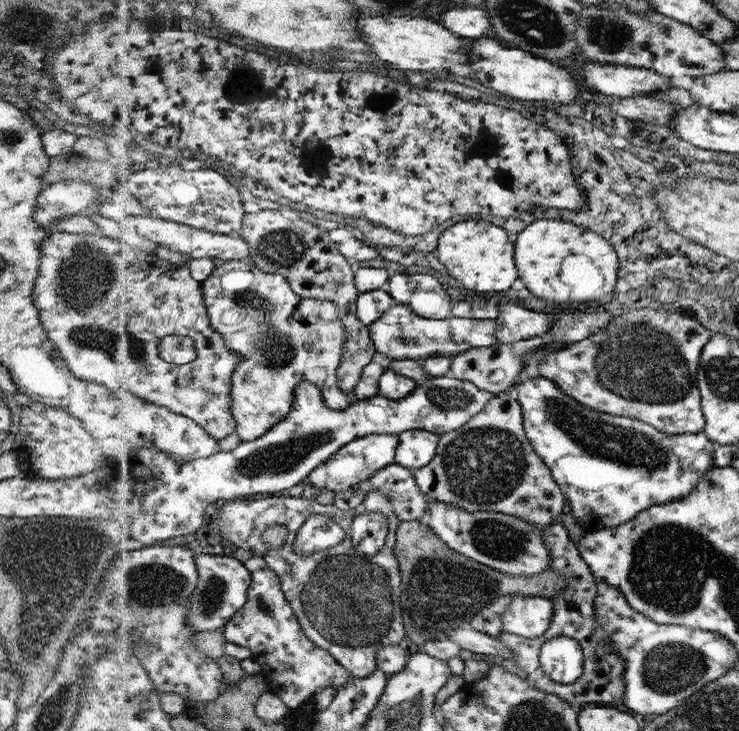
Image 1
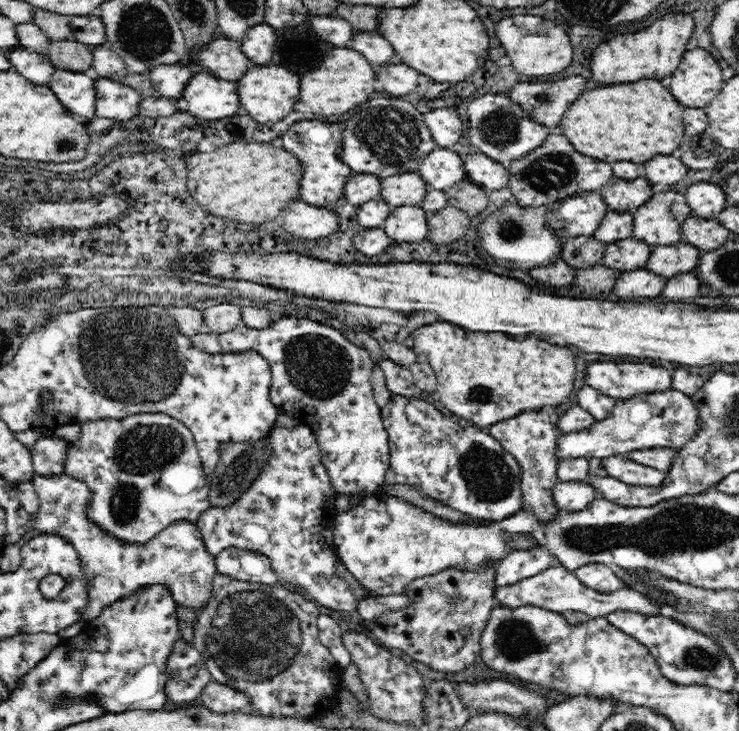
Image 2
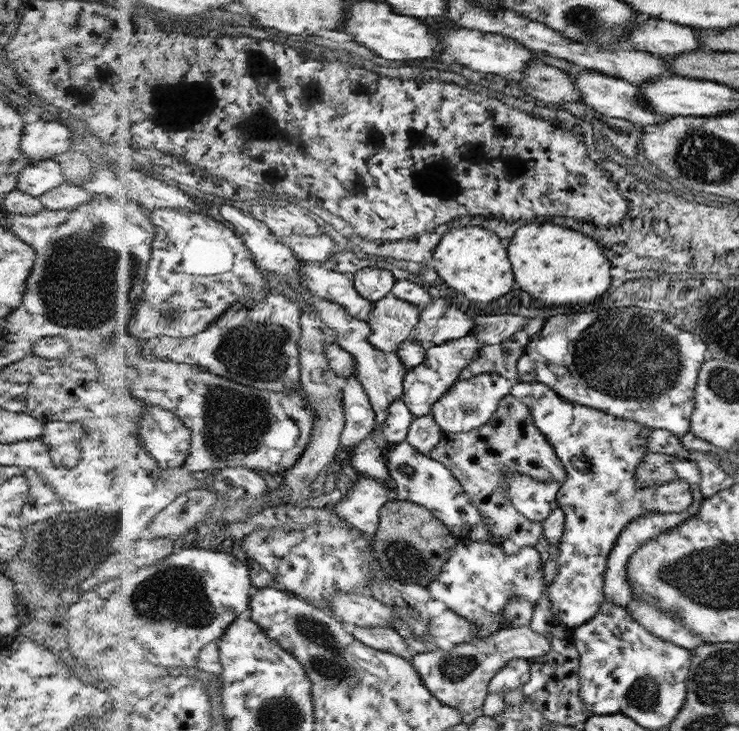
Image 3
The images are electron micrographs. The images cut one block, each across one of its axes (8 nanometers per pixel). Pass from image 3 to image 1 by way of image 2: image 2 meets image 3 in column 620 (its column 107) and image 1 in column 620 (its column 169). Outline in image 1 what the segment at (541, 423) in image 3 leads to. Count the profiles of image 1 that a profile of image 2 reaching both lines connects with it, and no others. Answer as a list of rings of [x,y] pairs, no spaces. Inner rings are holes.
[[[525,377],[516,388],[517,400],[523,409],[525,436],[541,461],[548,465],[551,475],[567,500],[567,512],[576,519],[585,533],[619,527],[635,519],[645,508],[680,499],[689,494],[696,486],[697,479],[703,478],[713,467],[712,451],[715,445],[703,432],[669,435],[641,420],[611,416],[586,408],[566,396],[553,381],[541,377]]]

